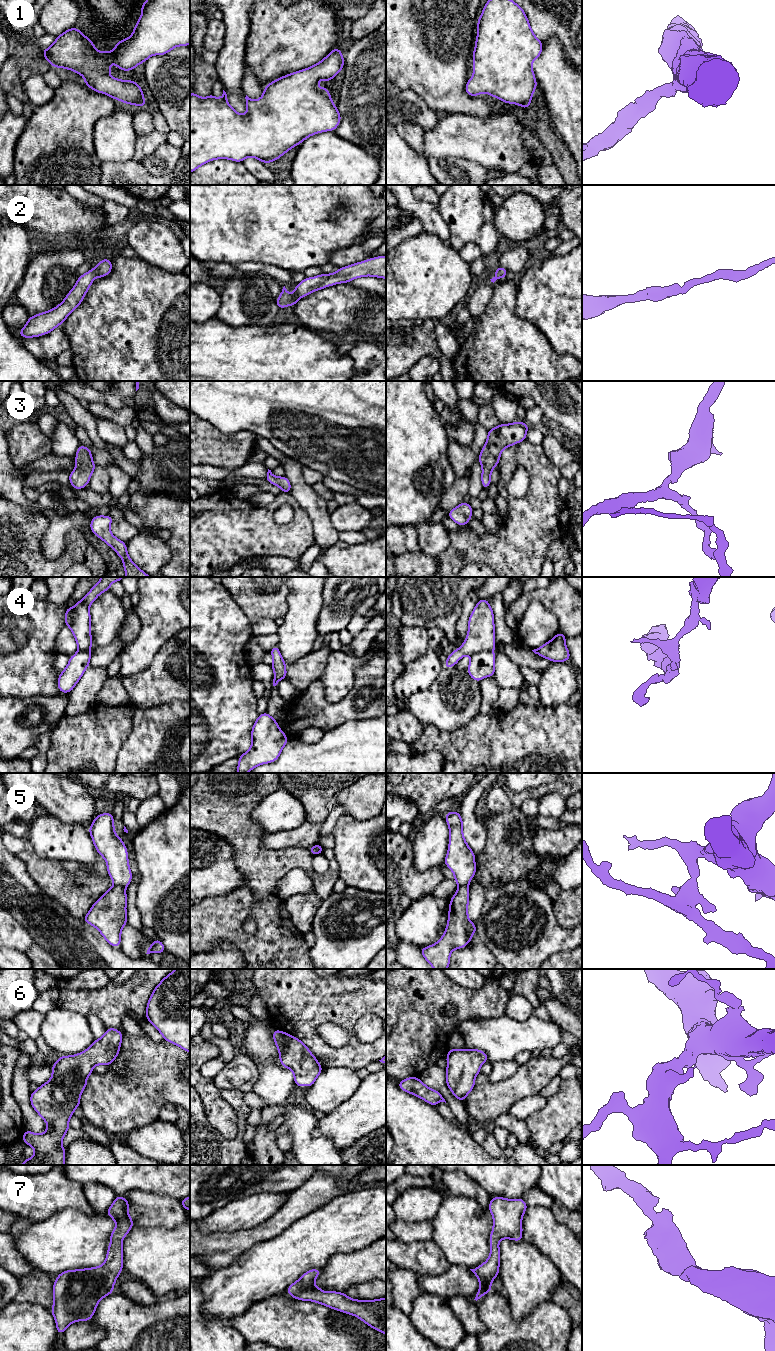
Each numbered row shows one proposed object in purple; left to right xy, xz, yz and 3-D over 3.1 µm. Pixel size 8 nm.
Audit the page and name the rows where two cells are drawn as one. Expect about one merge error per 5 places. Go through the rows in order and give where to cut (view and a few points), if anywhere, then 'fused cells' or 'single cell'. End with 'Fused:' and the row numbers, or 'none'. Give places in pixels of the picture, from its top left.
1: cut none; single cell
2: cut none; single cell
3: cut none; single cell
4: cut yz (492, 650), (482, 650), (471, 655); fused cells
5: cut xy (114, 884), (121, 885), (124, 888); fused cells
6: cut none; single cell
7: cut none; single cell
Fused: 4, 5

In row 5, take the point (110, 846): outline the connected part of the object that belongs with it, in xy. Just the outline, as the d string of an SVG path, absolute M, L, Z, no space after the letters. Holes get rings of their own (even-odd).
M111 813L99 814L88 829L95 849L107 864L107 871L115 886L127 887L132 880L127 848L116 835Z

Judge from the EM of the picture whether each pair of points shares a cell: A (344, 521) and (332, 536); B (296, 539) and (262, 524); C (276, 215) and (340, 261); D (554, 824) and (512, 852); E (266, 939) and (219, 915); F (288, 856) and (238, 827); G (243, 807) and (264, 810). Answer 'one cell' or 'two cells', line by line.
A: two cells
B: one cell
C: two cells
D: two cells
E: one cell
F: one cell
G: two cells

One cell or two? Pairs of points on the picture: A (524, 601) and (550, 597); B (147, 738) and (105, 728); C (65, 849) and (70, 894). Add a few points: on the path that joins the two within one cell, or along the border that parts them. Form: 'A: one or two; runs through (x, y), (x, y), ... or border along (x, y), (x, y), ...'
A: one; runs through (530, 596), (544, 596)
B: two; border along (135, 711), (132, 717), (131, 732), (118, 755)
C: two; border along (36, 854), (40, 857), (59, 861)

